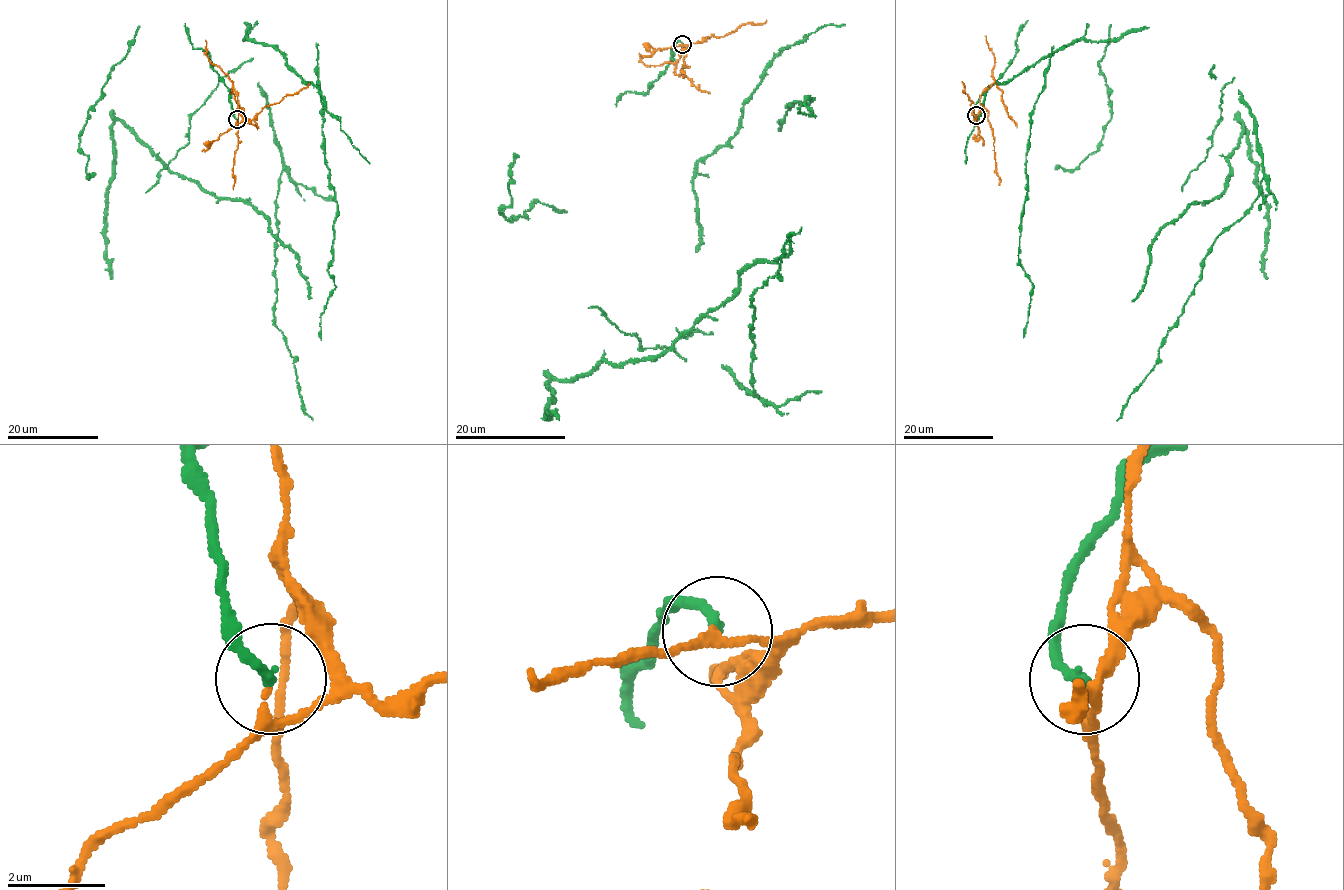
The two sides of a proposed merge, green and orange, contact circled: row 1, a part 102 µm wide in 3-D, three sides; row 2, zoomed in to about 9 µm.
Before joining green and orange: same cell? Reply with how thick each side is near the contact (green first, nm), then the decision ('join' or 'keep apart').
calibres 240 and 130 nm; keep apart

